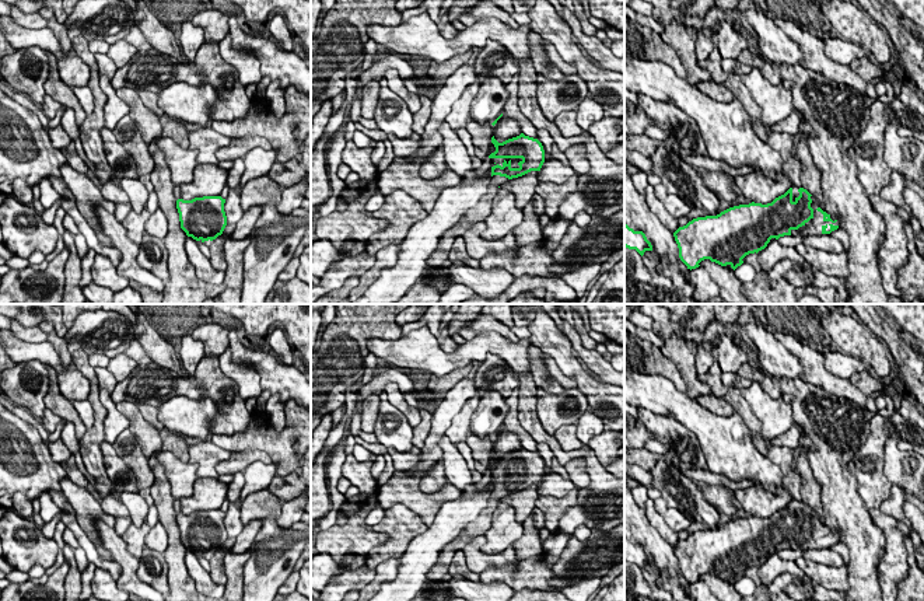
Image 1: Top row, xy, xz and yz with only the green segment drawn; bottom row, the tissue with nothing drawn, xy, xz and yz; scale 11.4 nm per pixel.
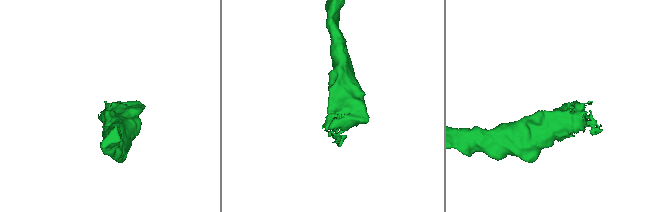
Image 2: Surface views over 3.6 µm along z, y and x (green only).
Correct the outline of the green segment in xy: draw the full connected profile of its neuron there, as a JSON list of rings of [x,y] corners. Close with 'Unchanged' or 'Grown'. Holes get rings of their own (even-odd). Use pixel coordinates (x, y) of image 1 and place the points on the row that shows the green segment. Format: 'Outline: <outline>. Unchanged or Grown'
Outline: [[[203,196],[192,200],[176,200],[181,228],[196,241],[213,241],[223,234],[227,226],[224,212],[225,199]]]. Unchanged

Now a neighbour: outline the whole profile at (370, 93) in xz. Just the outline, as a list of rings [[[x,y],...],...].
[[[371,81],[361,87],[361,116],[365,119],[374,119],[375,106],[379,97],[379,81]]]

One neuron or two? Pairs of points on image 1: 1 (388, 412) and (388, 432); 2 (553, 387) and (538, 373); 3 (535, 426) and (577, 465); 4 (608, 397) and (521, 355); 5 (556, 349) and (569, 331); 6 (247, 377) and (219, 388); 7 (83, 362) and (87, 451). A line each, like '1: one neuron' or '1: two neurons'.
1: one neuron
2: one neuron
3: two neurons
4: two neurons
5: two neurons
6: one neuron
7: one neuron

